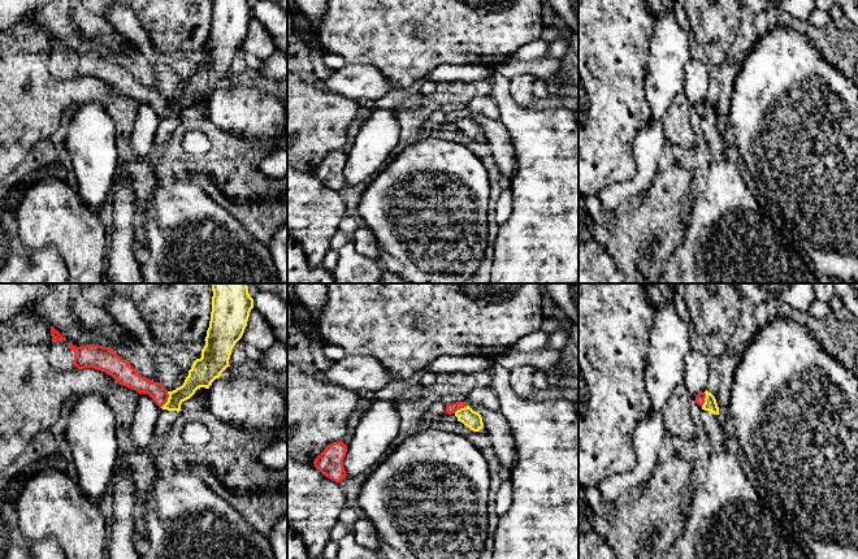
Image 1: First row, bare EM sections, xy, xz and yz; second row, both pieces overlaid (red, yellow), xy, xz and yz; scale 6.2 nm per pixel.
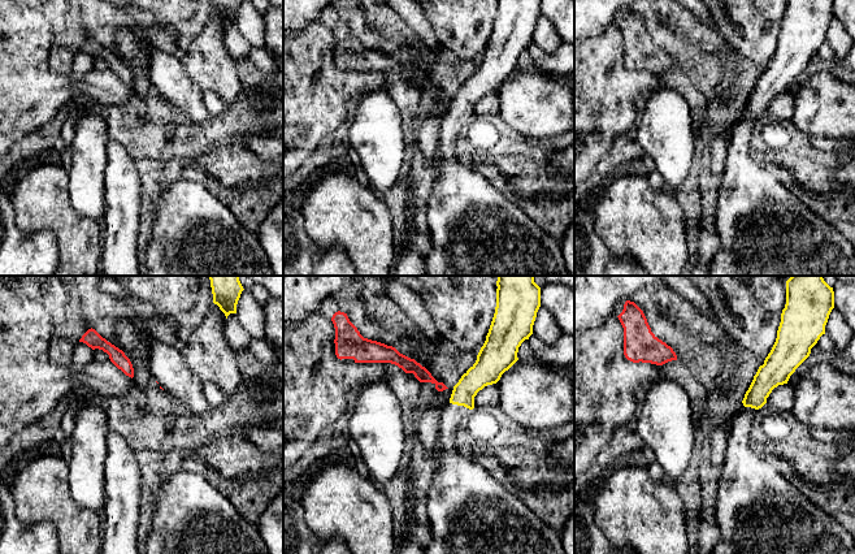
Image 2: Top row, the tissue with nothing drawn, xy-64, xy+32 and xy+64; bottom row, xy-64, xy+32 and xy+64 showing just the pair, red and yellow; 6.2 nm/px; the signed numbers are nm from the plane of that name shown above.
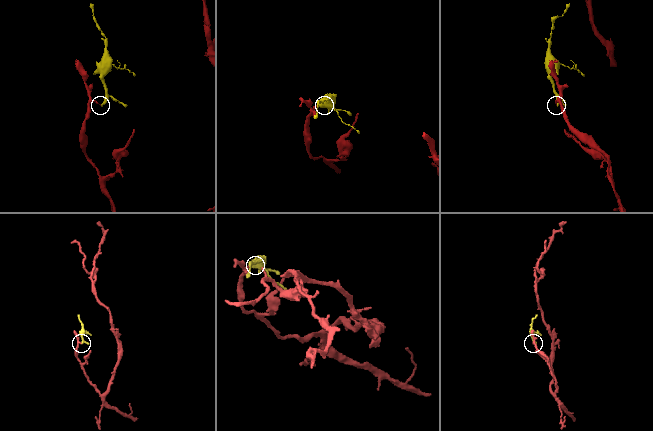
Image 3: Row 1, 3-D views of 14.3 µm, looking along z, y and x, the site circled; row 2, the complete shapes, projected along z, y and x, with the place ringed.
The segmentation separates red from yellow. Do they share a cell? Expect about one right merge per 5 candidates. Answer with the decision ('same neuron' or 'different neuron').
different neuron

